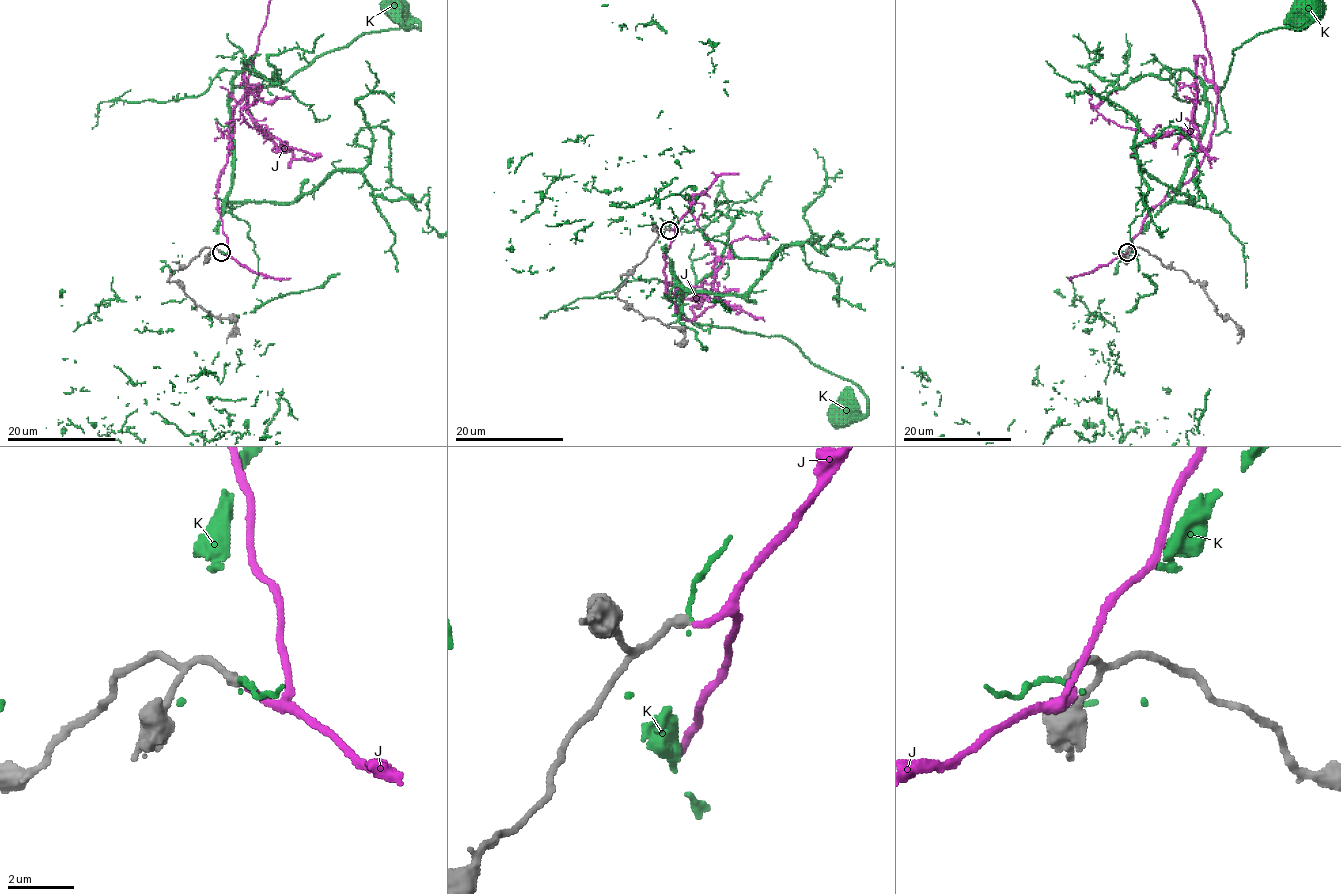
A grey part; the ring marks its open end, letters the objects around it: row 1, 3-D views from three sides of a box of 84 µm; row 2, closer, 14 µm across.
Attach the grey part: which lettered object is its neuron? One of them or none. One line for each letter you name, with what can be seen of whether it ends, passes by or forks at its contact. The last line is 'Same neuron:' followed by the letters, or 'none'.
J: it ends
Same neuron: J

